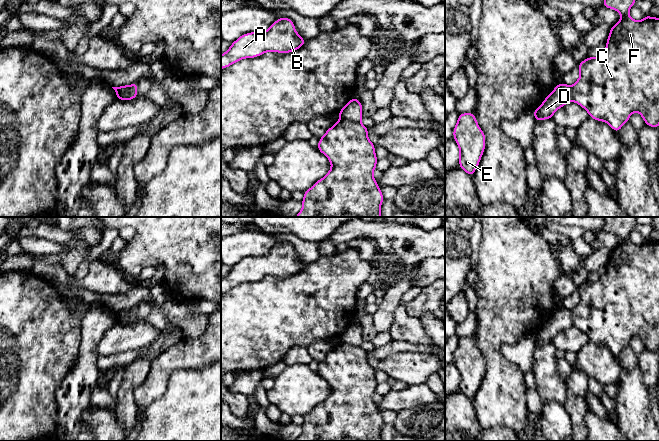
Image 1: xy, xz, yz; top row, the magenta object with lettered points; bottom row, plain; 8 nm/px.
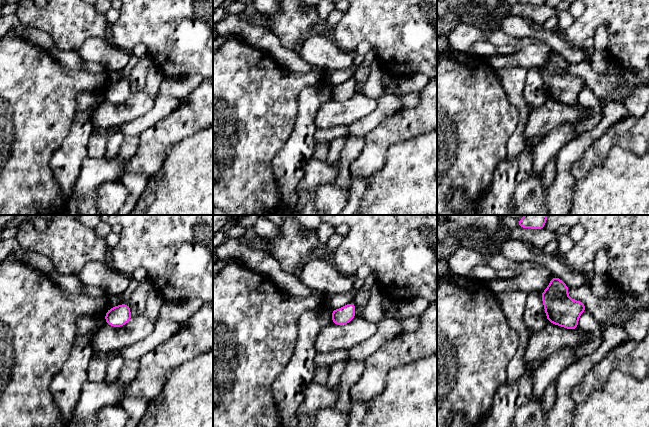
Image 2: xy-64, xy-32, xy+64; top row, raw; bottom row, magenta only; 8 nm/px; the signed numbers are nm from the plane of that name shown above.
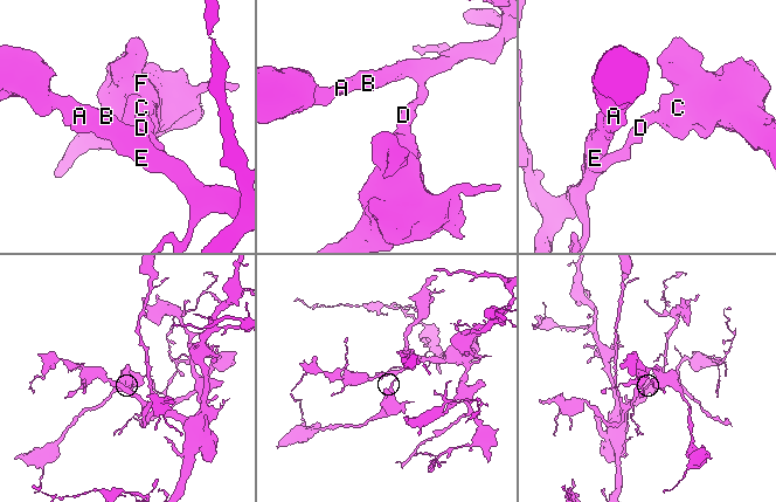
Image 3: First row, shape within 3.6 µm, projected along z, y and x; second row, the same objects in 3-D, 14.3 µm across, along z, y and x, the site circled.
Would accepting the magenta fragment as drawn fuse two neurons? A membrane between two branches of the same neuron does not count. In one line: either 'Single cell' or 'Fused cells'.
Fused cells

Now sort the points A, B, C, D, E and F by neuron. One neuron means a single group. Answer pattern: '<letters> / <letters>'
A B D E / C F

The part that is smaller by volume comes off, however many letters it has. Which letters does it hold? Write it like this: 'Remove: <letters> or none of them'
Remove: C, F

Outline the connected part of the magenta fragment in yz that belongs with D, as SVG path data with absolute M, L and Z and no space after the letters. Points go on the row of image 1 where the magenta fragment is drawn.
M564 83L557 84L553 91L544 99L542 104L533 111L535 122L552 119L553 114L564 105L573 101L572 86Z

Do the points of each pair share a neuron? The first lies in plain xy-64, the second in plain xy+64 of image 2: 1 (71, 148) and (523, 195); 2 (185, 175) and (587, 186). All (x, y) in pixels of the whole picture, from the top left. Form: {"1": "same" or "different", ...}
{"1": "different", "2": "same"}

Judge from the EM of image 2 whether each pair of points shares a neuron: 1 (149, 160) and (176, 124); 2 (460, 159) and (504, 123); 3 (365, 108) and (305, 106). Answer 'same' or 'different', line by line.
1: same
2: same
3: different

